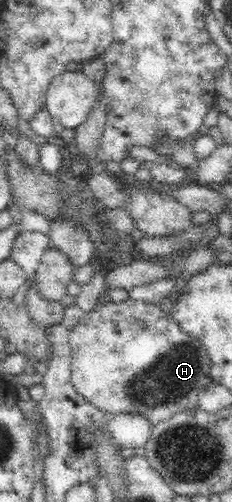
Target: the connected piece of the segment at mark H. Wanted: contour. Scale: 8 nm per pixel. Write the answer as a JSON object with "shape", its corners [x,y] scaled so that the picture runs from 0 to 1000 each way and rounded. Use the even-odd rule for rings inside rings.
{"shape":[[[547,596],[504,604],[487,598],[427,602],[401,622],[358,625],[306,653],[293,681],[315,771],[418,817],[478,829],[522,821],[599,821],[668,849],[763,821],[853,815],[866,779],[918,761],[905,749],[909,715],[875,679],[832,663],[789,659],[746,627],[698,618],[664,600]]]}

